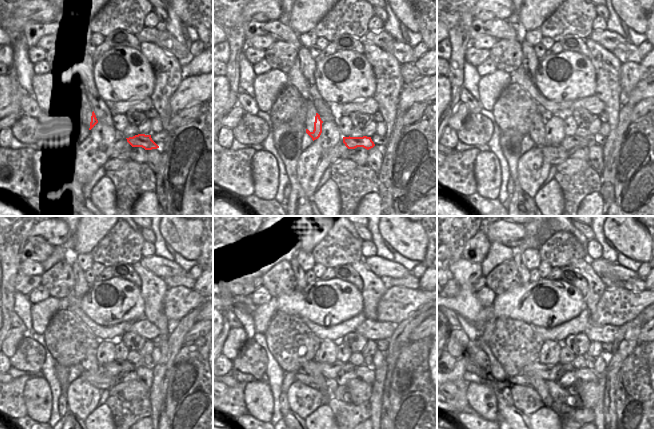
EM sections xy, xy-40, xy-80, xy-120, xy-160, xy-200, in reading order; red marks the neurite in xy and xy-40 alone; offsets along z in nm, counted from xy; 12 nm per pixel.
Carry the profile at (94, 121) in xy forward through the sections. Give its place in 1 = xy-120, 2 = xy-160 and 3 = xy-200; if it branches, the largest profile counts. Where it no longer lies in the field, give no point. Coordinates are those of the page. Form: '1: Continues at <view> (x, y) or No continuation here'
1: Continues at xy-120 (89, 363)
2: Continues at xy-160 (328, 370)
3: Continues at xy-200 (548, 372).

